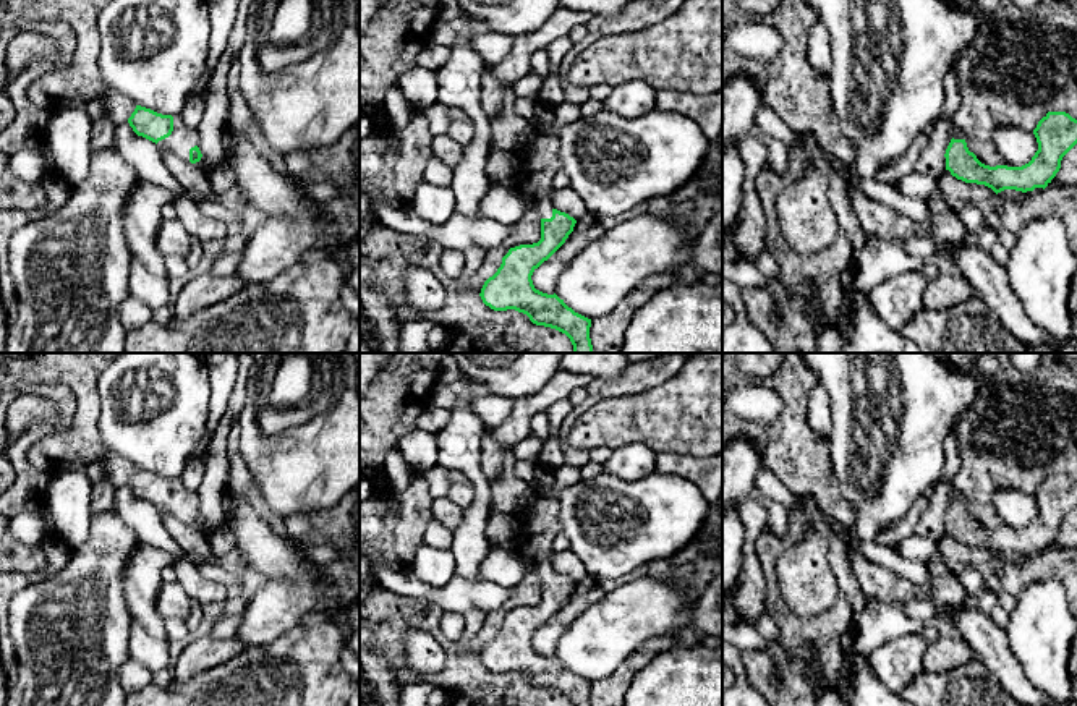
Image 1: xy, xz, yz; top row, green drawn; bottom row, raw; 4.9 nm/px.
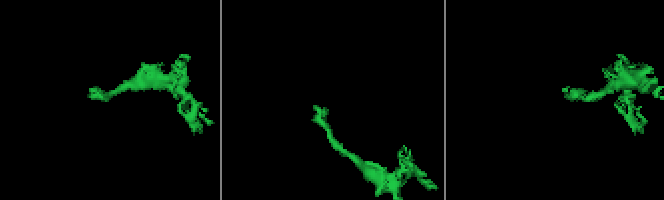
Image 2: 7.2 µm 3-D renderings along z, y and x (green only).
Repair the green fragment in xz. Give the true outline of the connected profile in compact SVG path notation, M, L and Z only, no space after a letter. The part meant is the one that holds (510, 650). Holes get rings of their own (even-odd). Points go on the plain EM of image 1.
M564 461L549 471L554 484L536 491L530 513L520 518L520 541L515 549L526 575L541 580L541 602L510 610L497 635L484 644L479 659L494 674L515 672L536 688L565 696L572 706L591 706L591 682L575 675L556 656L536 653L531 643L533 635L565 606L577 586L552 568L549 555L552 541L560 533L556 492L580 481L580 468Z

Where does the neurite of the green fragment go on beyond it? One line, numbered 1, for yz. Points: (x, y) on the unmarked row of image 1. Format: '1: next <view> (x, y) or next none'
1: next none

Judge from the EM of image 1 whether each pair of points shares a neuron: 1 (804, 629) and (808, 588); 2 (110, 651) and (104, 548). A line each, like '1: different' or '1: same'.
1: different
2: same

